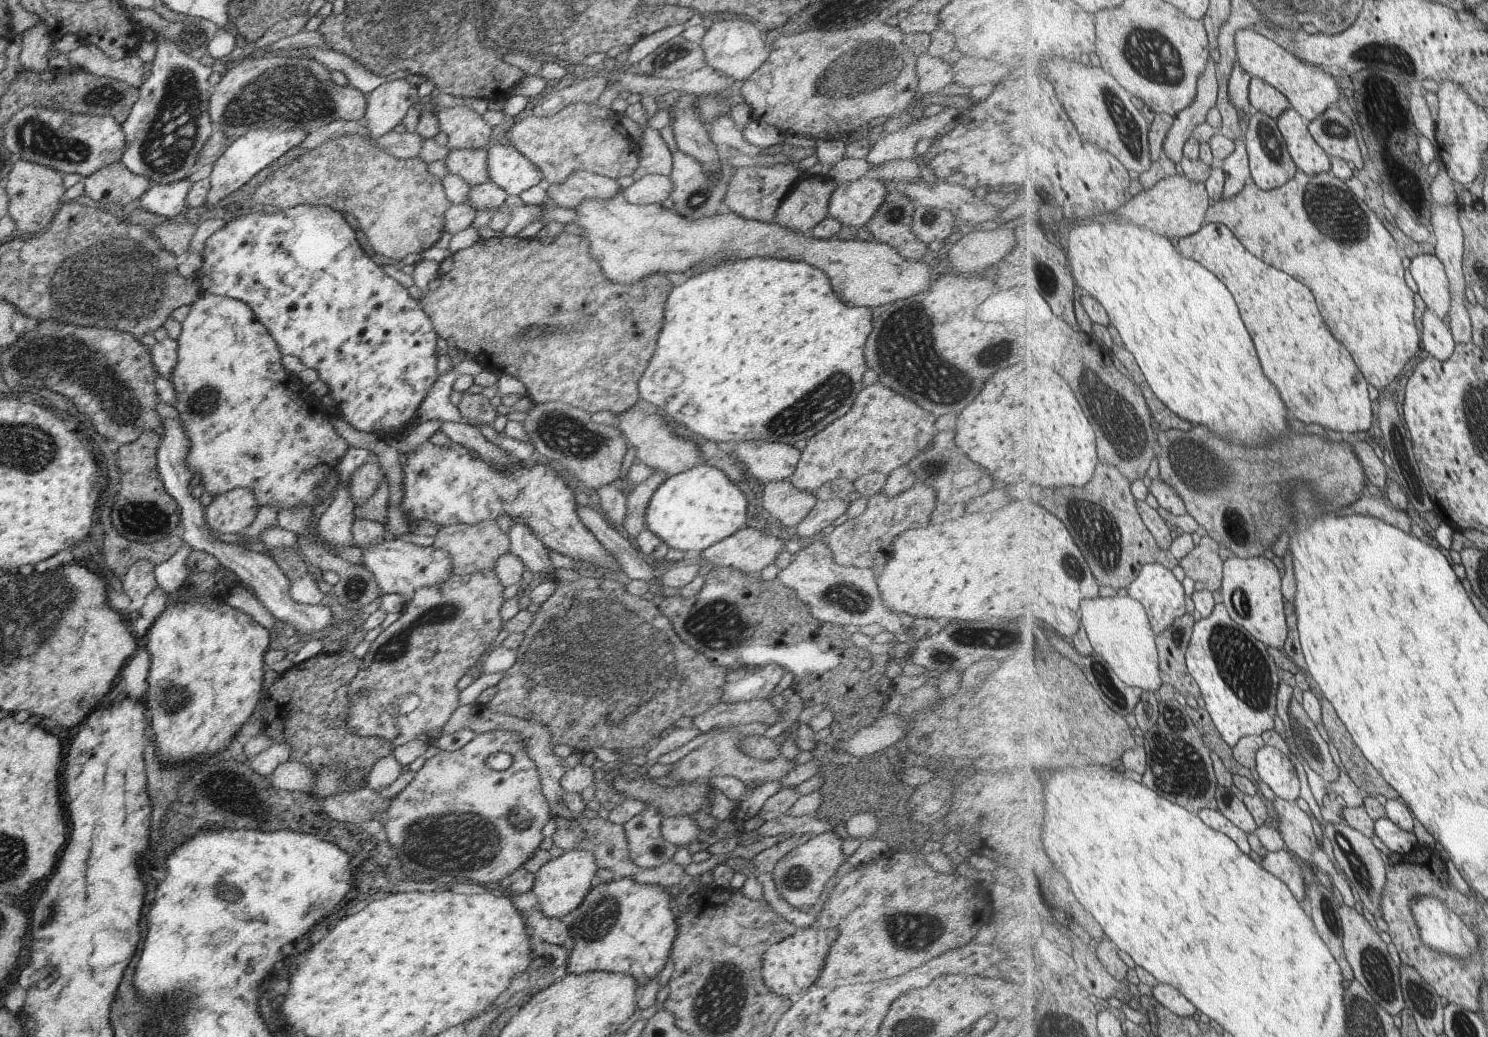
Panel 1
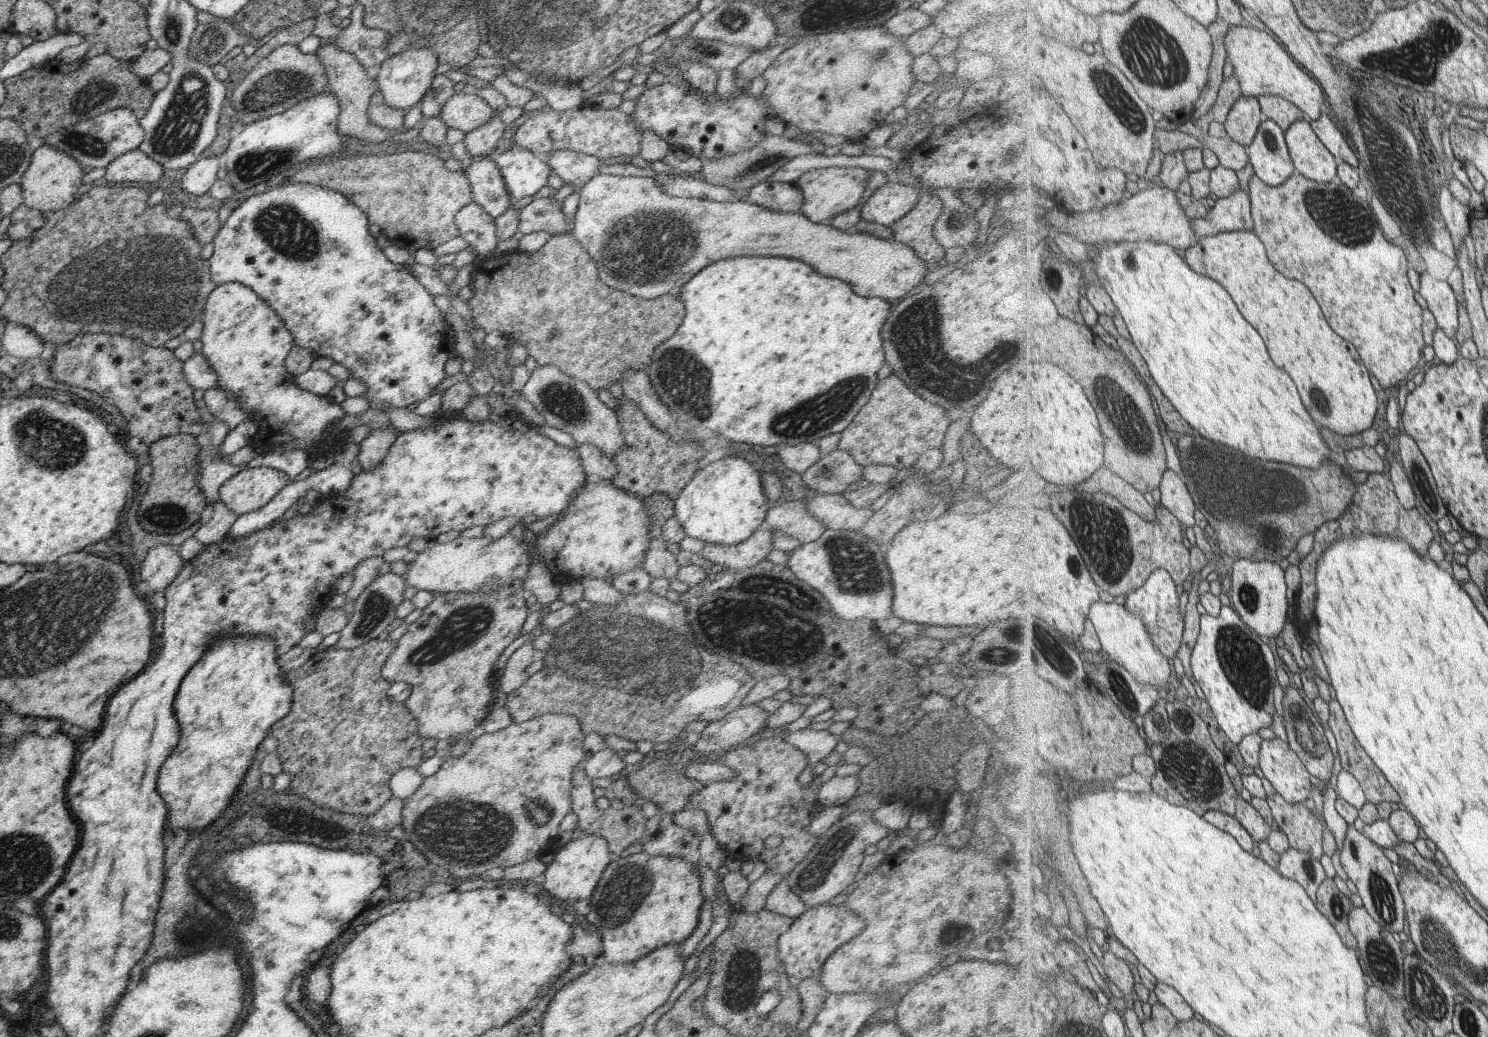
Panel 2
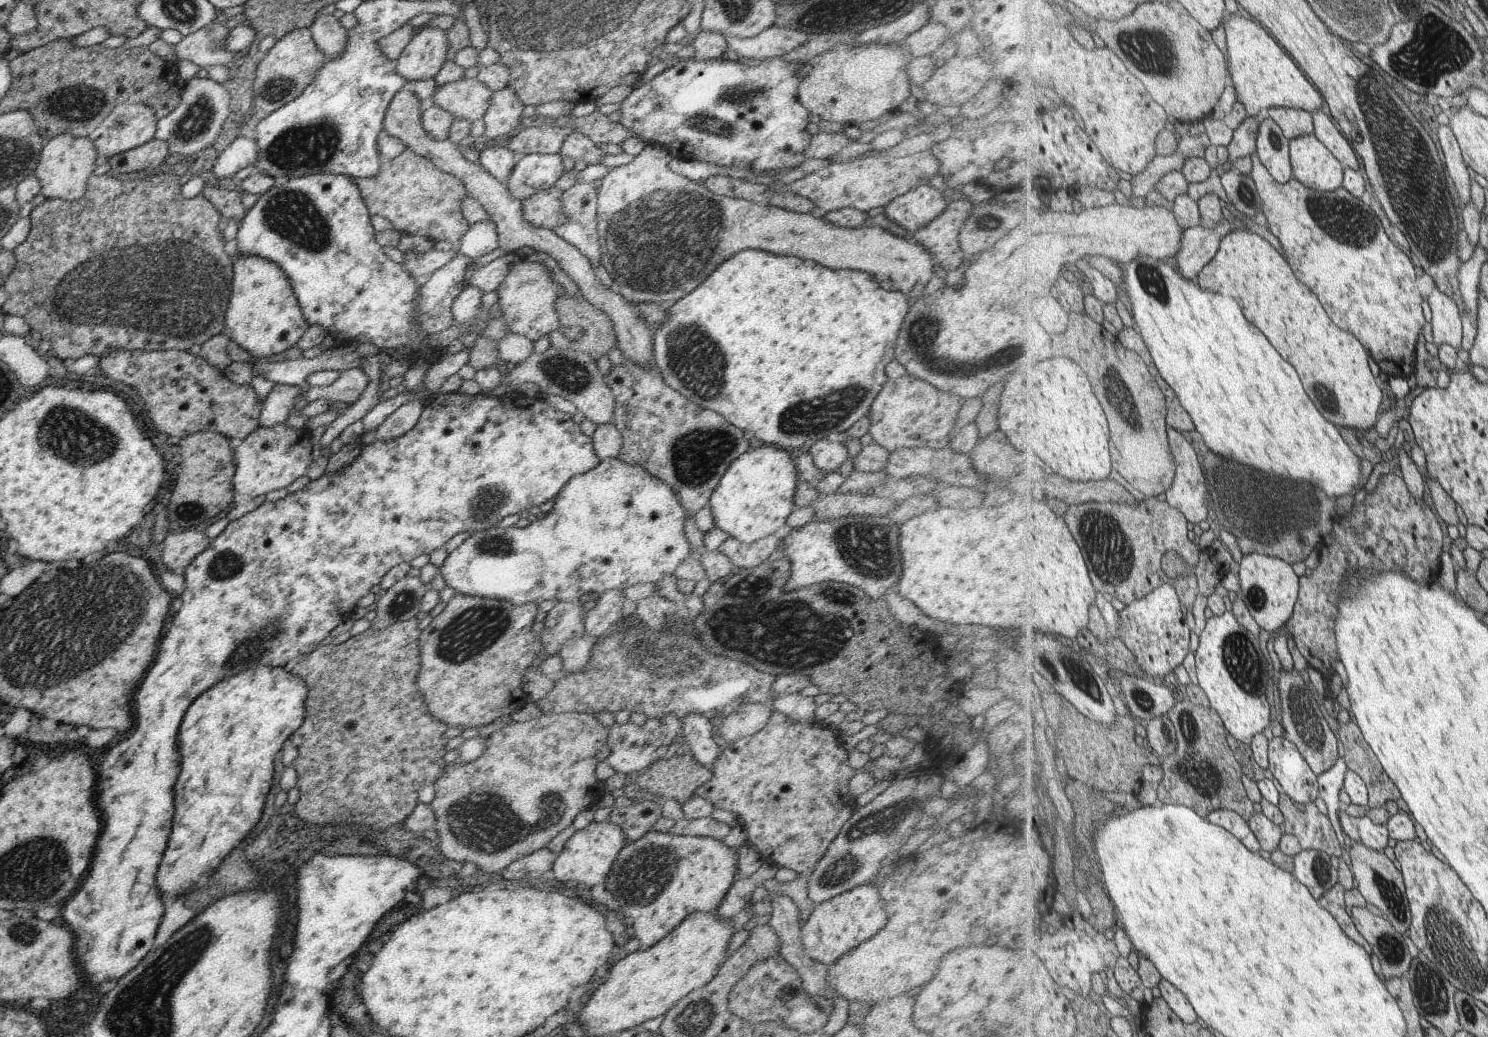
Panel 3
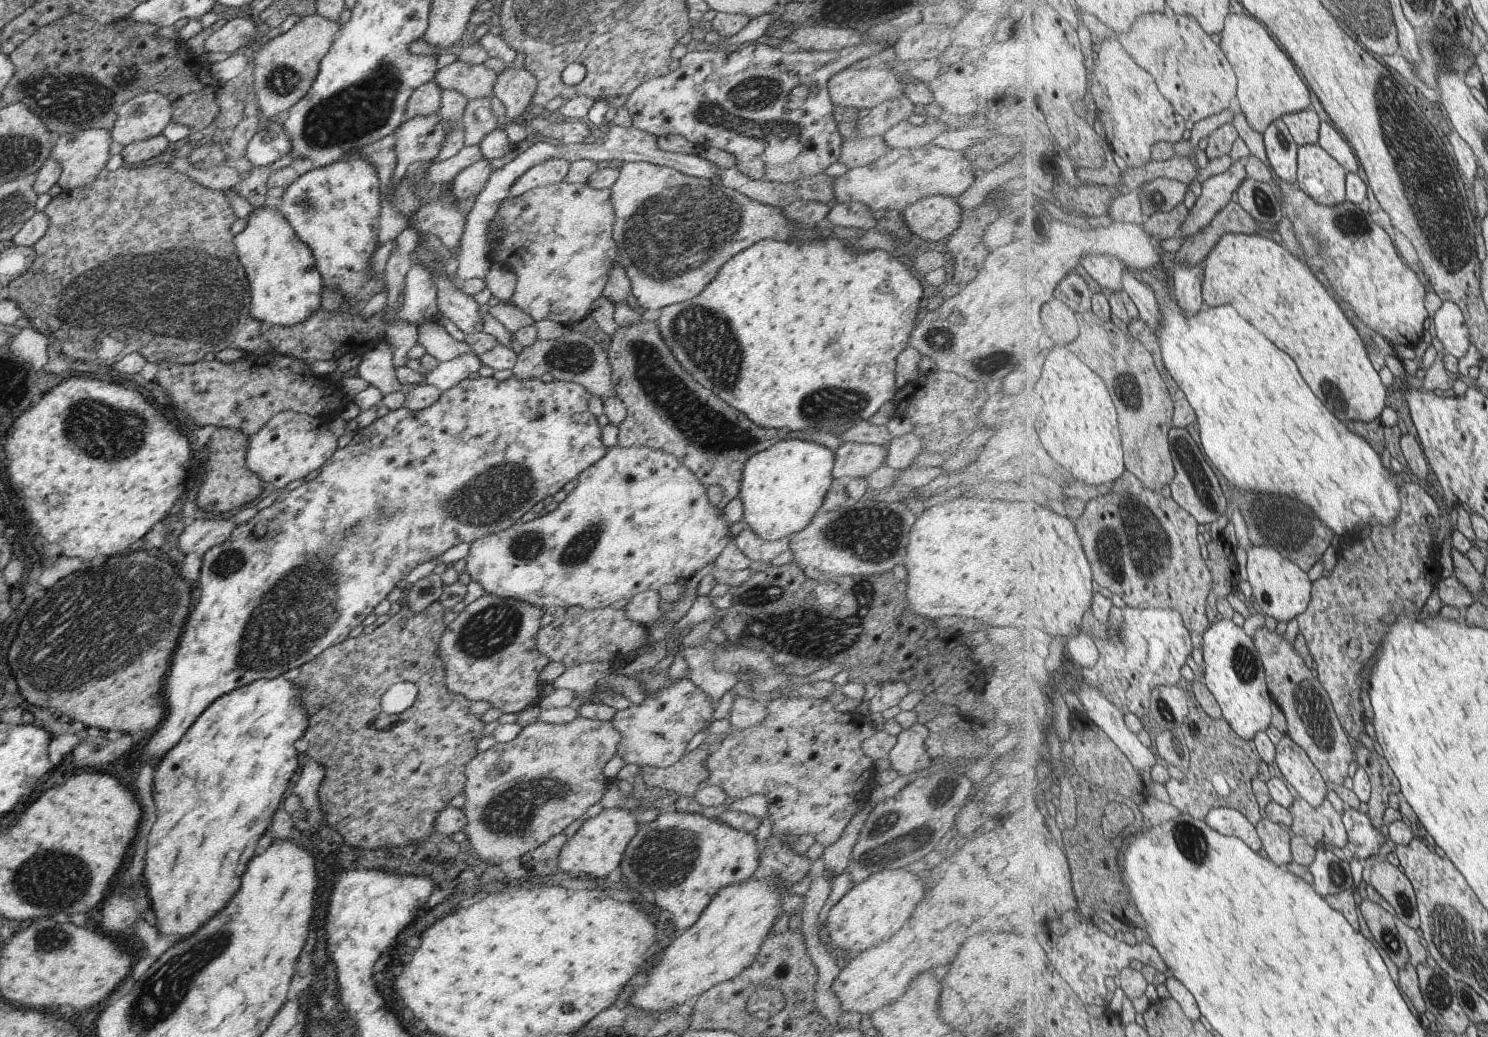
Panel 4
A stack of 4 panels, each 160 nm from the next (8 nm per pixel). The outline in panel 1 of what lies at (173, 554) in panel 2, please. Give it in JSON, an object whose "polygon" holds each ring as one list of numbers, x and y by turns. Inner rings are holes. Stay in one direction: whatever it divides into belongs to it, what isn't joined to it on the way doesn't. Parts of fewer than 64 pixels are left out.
{"polygon":[[147,559,135,561,121,578,123,592,129,598,129,606,121,613,131,618,144,602,145,596,156,587,156,580,153,576,154,564]]}

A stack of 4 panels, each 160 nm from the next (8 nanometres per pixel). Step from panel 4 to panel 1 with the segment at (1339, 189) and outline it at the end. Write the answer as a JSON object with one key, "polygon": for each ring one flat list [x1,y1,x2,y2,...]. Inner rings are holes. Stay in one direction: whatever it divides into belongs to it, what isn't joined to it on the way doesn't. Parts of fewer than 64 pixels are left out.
{"polygon":[[1293,106,1279,118,1279,128,1283,131,1284,142,1291,151,1299,170,1311,177,1329,173,1331,160,1326,150,1314,139,1310,125,1302,114]]}

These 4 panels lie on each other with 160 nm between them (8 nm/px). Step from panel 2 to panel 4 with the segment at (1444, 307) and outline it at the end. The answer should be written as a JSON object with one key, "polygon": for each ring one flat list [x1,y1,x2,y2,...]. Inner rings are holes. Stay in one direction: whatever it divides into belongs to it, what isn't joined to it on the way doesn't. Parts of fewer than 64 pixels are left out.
{"polygon":[[1444,301,1433,318,1436,336,1443,350,1458,359,1467,356,1472,343,1465,315,1459,304]]}

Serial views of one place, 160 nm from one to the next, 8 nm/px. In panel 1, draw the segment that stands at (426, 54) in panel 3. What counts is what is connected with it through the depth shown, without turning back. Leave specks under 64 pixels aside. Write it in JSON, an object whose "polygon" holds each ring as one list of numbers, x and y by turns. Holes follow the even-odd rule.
{"polygon":[[400,76,379,81,367,95,362,124,371,137,388,133,400,124,417,97,417,87]]}

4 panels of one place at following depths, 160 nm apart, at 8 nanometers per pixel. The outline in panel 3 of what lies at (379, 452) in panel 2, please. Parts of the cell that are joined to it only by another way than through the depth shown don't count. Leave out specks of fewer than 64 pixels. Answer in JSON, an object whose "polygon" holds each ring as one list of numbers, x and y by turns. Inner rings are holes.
{"polygon":[[413,399,403,403,397,410,388,414,385,420,377,426,375,439,388,441,411,430,418,421,425,402,425,400]]}

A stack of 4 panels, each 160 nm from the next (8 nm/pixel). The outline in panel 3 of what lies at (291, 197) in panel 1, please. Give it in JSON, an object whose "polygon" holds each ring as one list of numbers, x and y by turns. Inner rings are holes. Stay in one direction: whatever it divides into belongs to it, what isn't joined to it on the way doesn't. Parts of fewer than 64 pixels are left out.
{"polygon":[[406,148,399,156,393,158,393,160,388,160,387,162,383,162,382,160,380,170,375,177,369,177,366,179,356,177,354,179,355,182,358,184,360,193,362,194,364,203,366,204,369,216,373,214,383,216,383,218,388,219,393,225,393,228,395,228,395,230,399,231,400,233,424,235,429,239,433,239,434,241,445,240,452,244,457,244,461,236,463,236,463,234,467,232,469,223,465,220,464,216,462,215,462,212,460,211,460,202,465,197,467,197,467,192,465,190,465,187,463,186,463,183,458,178,455,178,452,174,439,170,429,159,415,154,411,149]]}

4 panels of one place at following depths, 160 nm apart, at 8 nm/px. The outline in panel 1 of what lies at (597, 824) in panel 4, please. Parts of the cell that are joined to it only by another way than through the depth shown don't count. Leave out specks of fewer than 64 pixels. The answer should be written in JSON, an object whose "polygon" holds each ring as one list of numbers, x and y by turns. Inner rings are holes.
{"polygon":[[587,849,565,851,543,864,534,874,531,888,533,894,539,898,543,916,561,918,578,907,593,886,597,869,593,853]]}

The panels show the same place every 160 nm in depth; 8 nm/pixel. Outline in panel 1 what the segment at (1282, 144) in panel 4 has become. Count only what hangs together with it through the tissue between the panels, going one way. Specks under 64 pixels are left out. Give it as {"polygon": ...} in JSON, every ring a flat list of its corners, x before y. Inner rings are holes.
{"polygon":[[1254,112,1247,126,1245,141,1250,156,1251,180,1263,190,1270,191,1287,184,1290,180,1285,168,1265,150,1261,136,1261,130,1265,126,1275,126,1275,122,1271,122,1265,113]]}

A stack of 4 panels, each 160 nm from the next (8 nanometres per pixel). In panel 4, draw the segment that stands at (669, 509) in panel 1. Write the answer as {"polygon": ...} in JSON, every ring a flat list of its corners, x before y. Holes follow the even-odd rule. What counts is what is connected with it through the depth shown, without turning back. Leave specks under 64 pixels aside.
{"polygon":[[809,437,801,439,778,440,766,450,753,454,743,466,741,482,737,498,744,510,742,522,749,527,759,538,774,541,781,537,788,537,797,531,804,529,821,508,823,498,831,486,834,478,831,478,831,468,835,462,835,451,815,444]]}

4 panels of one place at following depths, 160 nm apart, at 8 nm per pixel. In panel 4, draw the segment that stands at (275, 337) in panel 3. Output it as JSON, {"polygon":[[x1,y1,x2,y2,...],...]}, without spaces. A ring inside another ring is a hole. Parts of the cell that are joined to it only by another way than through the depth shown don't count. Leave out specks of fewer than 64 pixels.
{"polygon":[[270,203,247,216,247,224,234,236,233,245,249,286,247,314,269,326,291,328,318,310,321,276,313,268,311,250,293,234,289,222]]}

